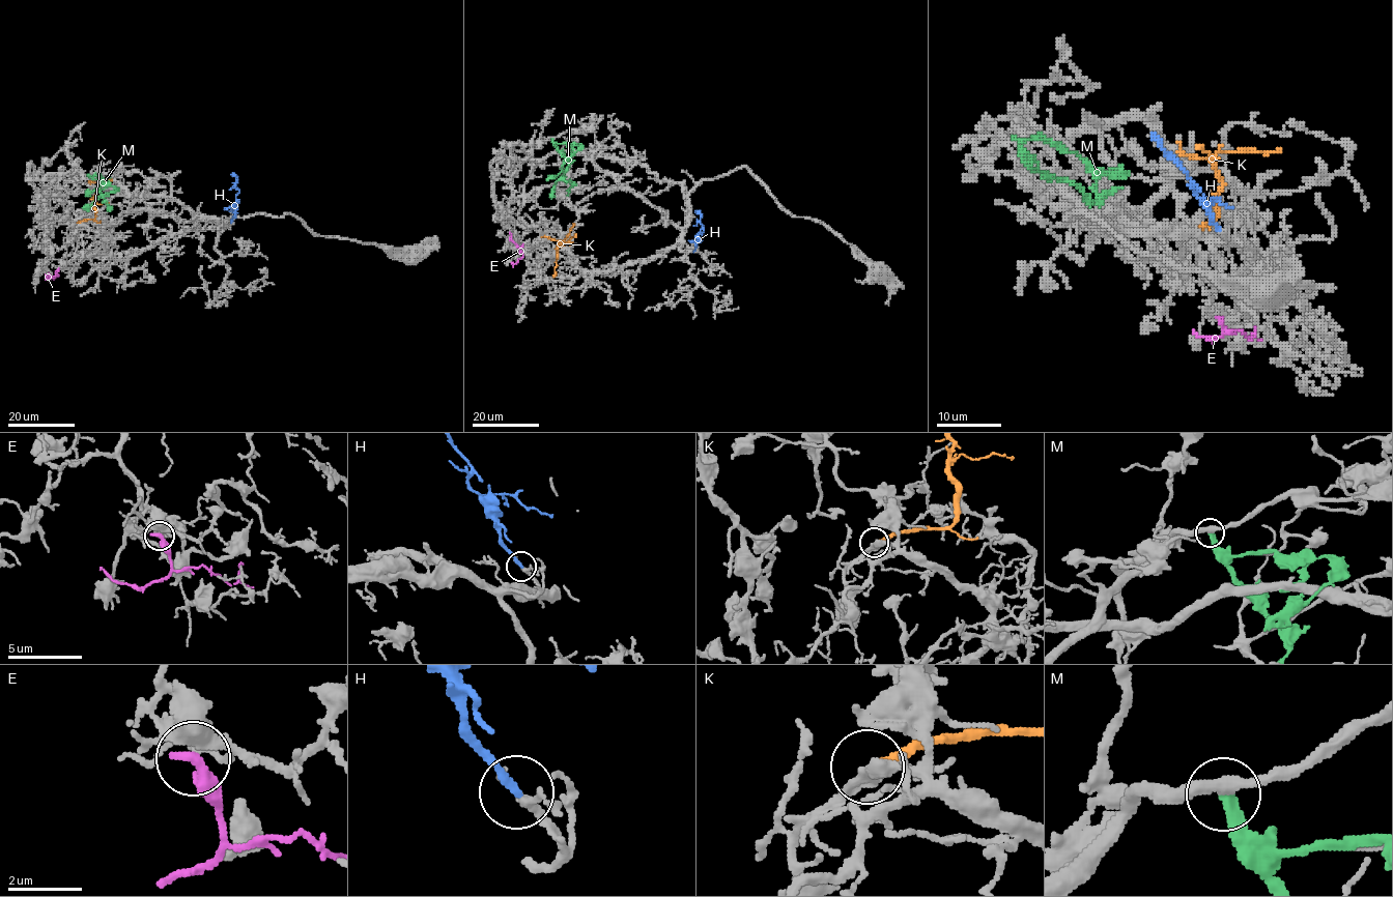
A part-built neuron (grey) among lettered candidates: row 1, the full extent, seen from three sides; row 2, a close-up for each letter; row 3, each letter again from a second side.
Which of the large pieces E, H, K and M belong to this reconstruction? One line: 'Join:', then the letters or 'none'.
Join: H

